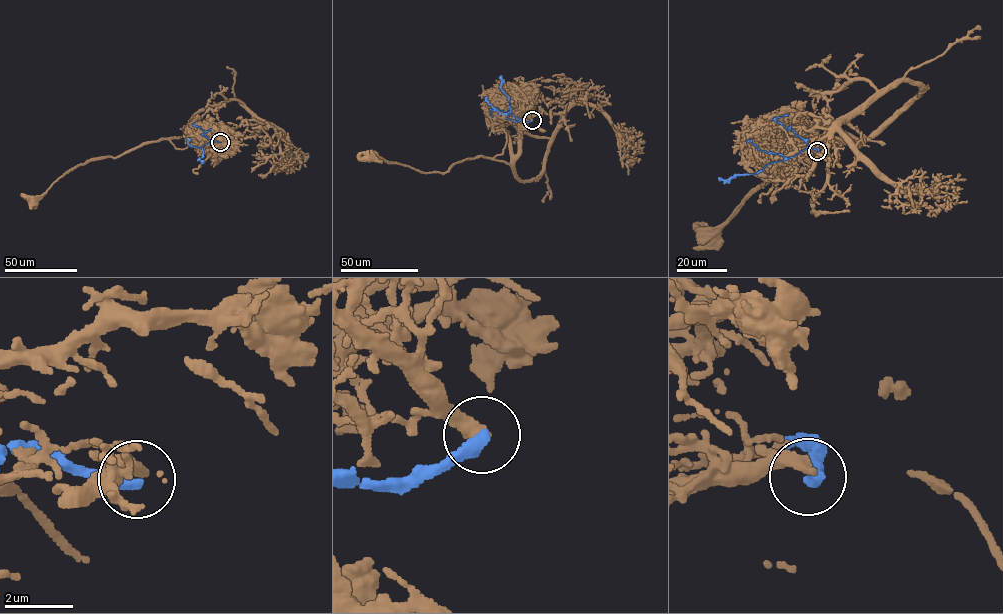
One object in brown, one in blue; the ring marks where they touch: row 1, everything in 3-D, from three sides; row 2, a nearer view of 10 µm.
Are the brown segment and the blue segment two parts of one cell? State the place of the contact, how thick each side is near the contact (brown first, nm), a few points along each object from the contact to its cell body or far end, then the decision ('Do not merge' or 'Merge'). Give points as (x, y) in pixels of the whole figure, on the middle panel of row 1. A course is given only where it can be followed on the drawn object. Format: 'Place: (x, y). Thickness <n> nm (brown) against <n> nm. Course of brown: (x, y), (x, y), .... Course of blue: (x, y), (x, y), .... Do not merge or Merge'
Place: (532, 120). Thickness 400 nm (brown) against 360 nm. Course of brown: (532, 120), (521, 117), (518, 153), (510, 163), (479, 156), (453, 163), (444, 172), (420, 172), (372, 155). Course of blue: (532, 120), (523, 121), (514, 116), (508, 96), (501, 89), (503, 81), (499, 76). Do not merge

